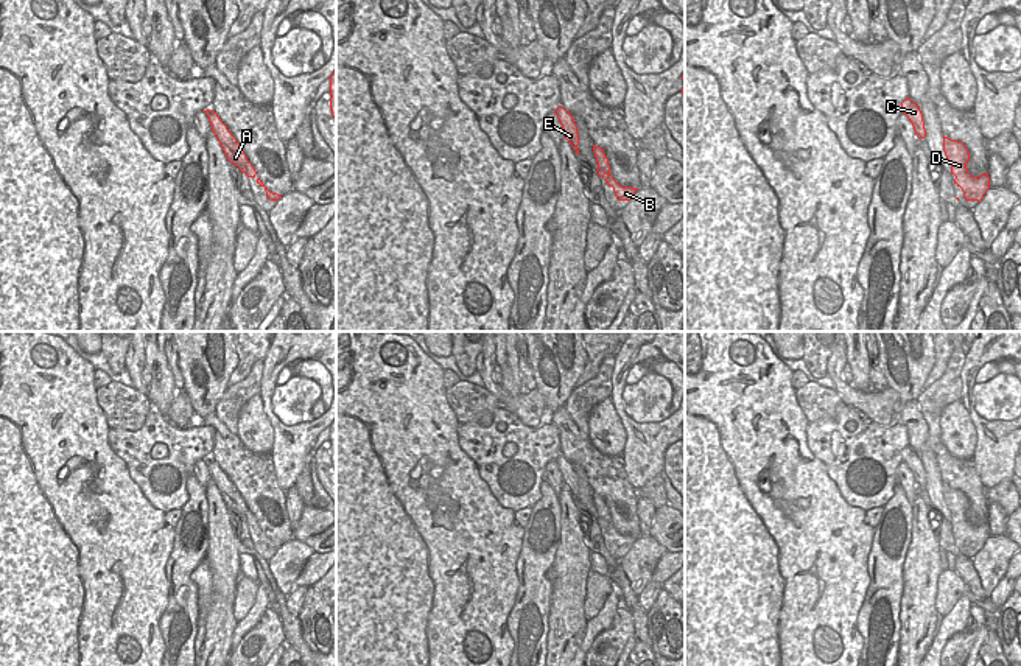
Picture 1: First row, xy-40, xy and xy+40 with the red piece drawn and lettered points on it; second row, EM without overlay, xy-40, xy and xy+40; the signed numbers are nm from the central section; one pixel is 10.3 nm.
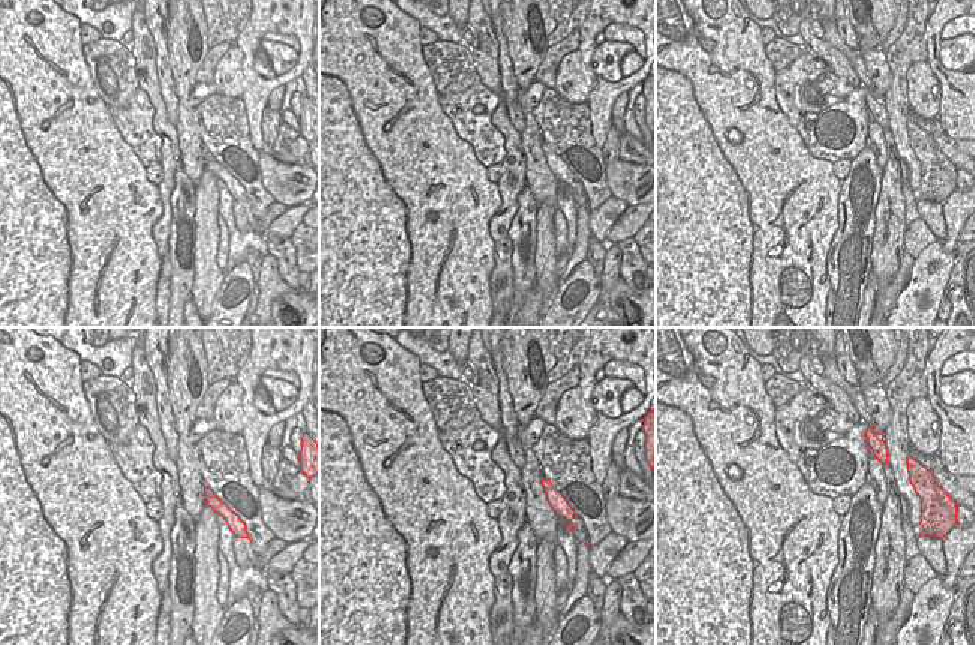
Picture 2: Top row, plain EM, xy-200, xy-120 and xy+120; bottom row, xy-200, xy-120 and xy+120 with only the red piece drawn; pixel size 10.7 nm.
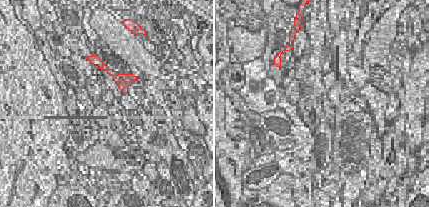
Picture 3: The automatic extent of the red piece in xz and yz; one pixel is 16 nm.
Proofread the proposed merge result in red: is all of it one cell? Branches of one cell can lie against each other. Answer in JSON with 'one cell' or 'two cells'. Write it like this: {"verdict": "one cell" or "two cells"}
{"verdict": "two cells"}

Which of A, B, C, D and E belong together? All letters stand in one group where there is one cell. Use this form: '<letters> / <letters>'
A C E / B D

